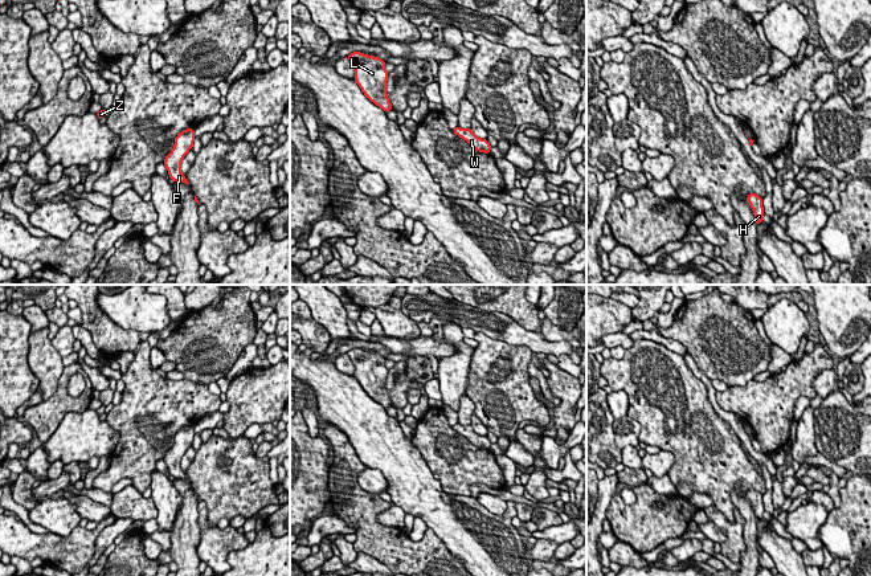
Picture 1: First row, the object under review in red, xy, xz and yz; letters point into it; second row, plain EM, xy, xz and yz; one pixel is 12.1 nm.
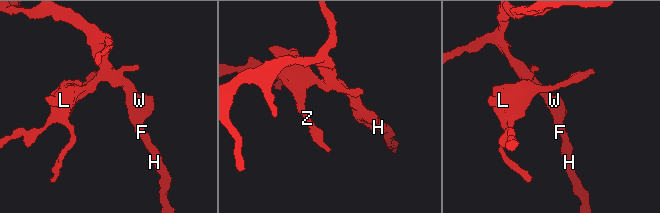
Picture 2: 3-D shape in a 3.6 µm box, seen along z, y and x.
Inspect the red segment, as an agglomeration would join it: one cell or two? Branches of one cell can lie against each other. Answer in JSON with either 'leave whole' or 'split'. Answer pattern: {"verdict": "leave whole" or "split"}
{"verdict": "leave whole"}

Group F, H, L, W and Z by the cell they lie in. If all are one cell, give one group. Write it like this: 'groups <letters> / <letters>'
groups F H L W Z

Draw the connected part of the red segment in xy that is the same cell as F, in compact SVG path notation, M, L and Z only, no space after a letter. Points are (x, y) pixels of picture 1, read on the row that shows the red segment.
M193 128L183 130L175 138L175 144L172 151L165 156L164 166L167 167L169 179L179 183L189 184L185 175L181 173L181 162L189 150L193 147L195 142Z

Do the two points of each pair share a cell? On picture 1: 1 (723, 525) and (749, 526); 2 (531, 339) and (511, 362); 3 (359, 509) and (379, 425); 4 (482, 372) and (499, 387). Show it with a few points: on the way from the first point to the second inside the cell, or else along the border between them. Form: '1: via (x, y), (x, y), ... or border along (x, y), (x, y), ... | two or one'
1: border along (735, 506), (744, 521), (744, 550), (740, 556) | two
2: border along (494, 339), (514, 346), (527, 346), (532, 351) | two
3: border along (348, 441), (367, 466) | two
4: via (486, 374), (495, 383) | one

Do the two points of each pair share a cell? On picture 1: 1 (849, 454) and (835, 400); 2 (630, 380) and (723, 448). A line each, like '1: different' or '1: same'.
1: same
2: same

